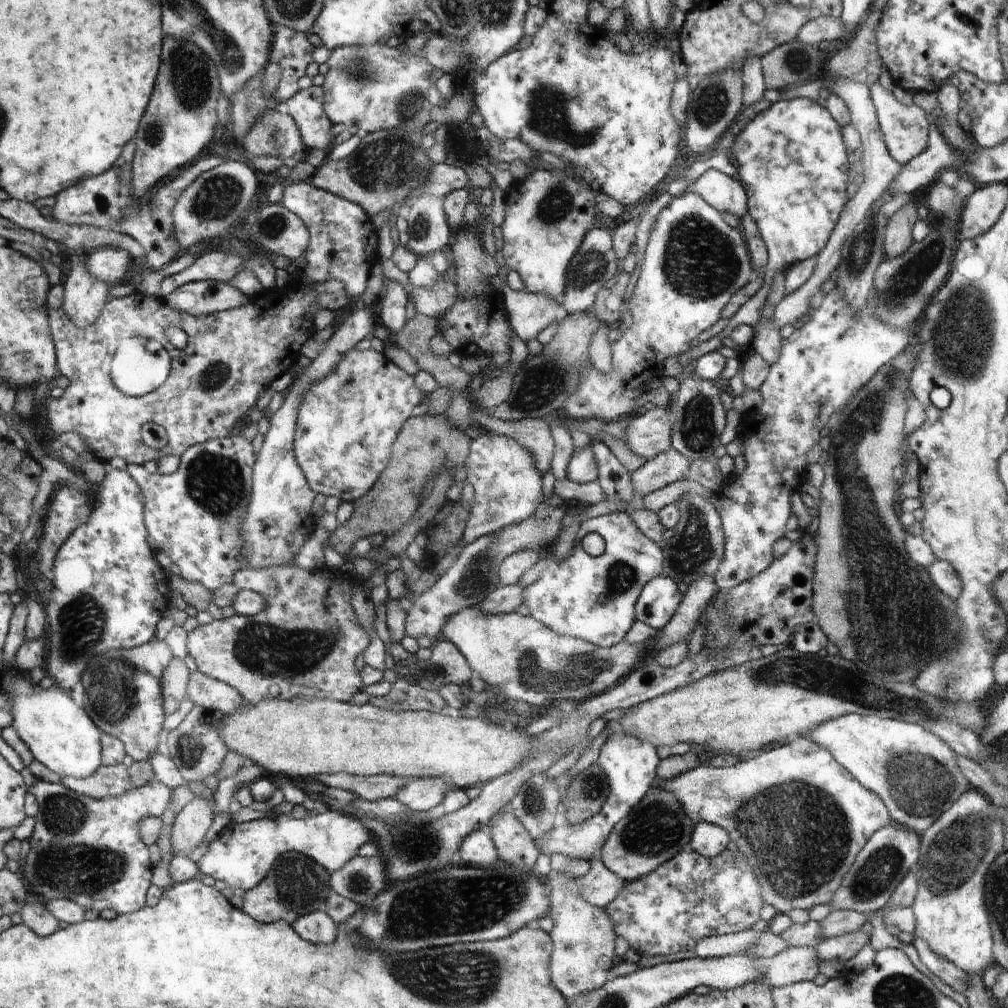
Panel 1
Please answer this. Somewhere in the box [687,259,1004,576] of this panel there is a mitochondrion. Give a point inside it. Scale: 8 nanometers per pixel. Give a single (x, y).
(971, 312)

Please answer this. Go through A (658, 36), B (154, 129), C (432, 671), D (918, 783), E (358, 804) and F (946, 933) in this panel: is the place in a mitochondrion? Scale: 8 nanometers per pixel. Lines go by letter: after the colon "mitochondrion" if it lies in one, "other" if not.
A: other
B: mitochondrion
C: mitochondrion
D: mitochondrion
E: other
F: other

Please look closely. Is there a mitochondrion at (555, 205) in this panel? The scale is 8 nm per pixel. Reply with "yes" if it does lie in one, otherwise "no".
yes

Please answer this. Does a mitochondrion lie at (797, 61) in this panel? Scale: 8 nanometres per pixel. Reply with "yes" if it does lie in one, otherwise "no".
yes

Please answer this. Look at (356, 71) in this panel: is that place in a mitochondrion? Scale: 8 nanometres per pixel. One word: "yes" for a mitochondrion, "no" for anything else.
yes

